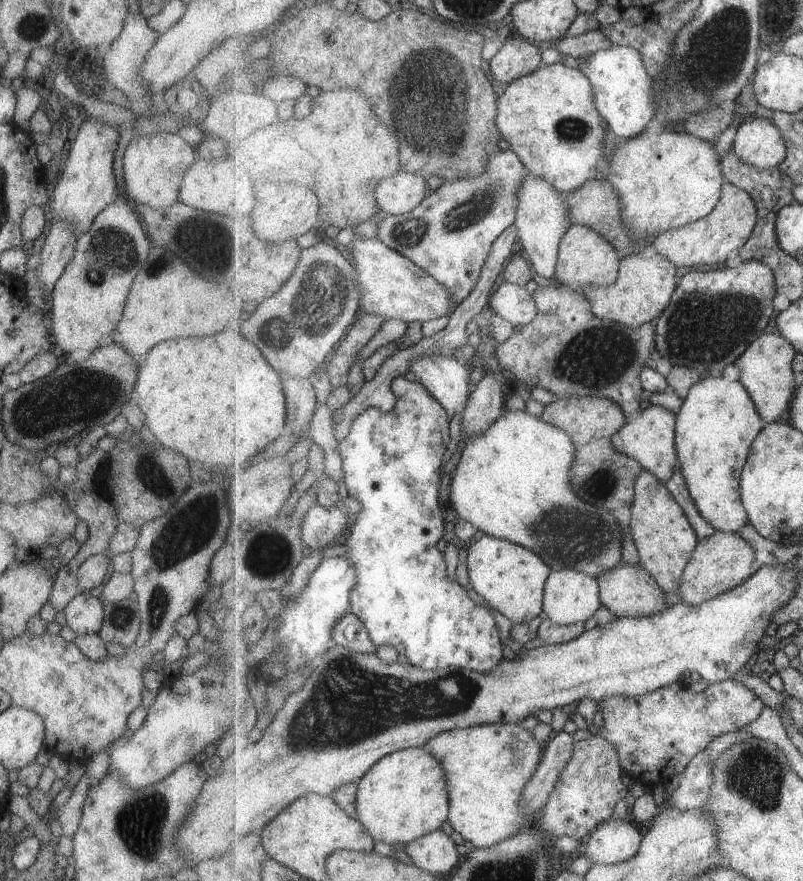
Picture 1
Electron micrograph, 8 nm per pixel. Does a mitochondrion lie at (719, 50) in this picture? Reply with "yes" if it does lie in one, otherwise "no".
yes

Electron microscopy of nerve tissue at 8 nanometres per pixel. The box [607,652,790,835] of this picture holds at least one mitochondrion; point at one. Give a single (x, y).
(756, 774)

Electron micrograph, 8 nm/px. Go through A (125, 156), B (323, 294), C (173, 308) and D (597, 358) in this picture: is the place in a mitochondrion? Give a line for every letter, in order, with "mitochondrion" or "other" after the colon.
A: other
B: mitochondrion
C: other
D: mitochondrion

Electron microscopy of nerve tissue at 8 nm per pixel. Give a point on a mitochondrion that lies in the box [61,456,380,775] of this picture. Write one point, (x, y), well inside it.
(189, 533)

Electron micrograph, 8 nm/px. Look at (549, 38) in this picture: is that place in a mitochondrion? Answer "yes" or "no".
no

